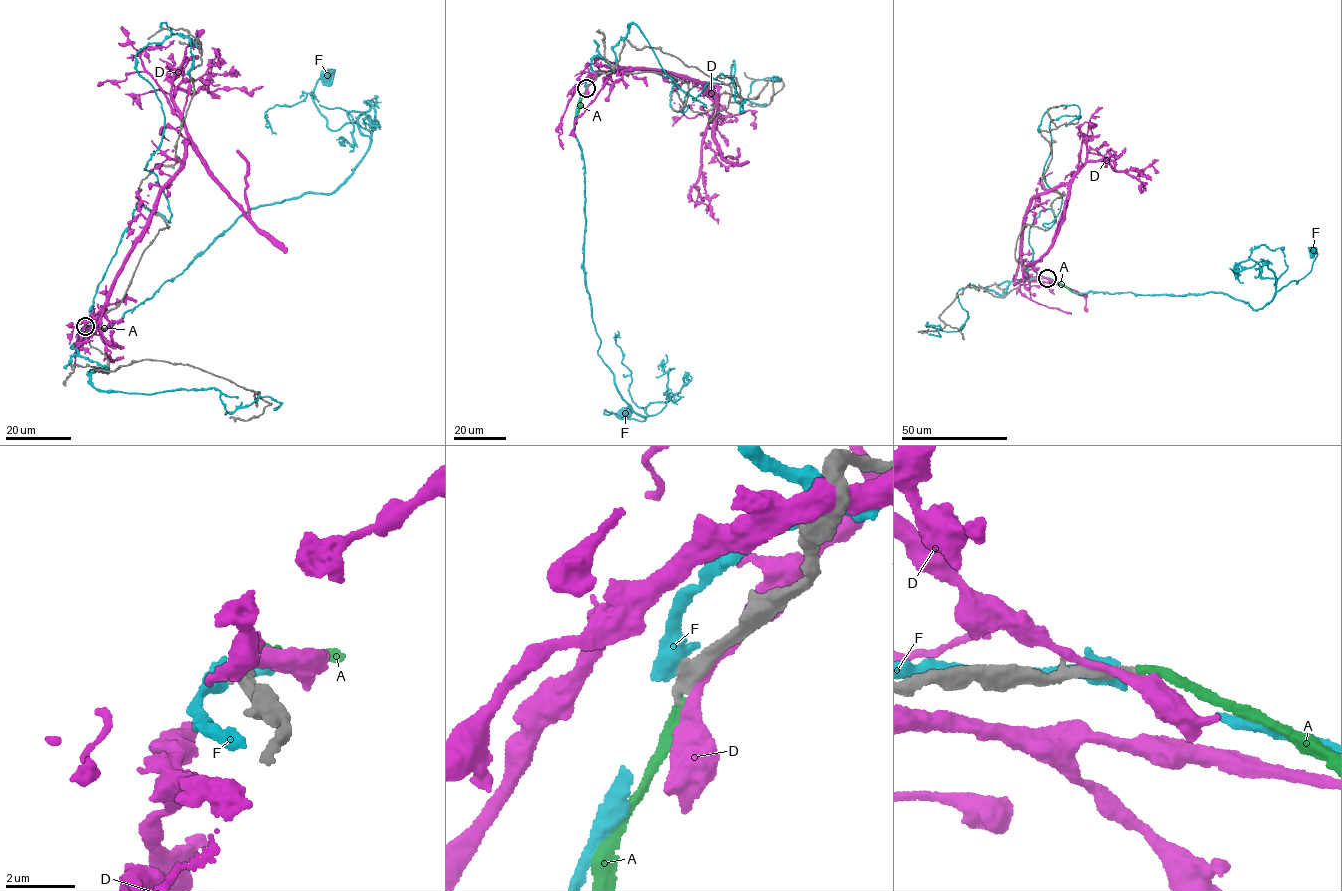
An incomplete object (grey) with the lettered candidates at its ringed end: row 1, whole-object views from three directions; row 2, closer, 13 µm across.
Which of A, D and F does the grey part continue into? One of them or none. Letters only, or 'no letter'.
no letter

